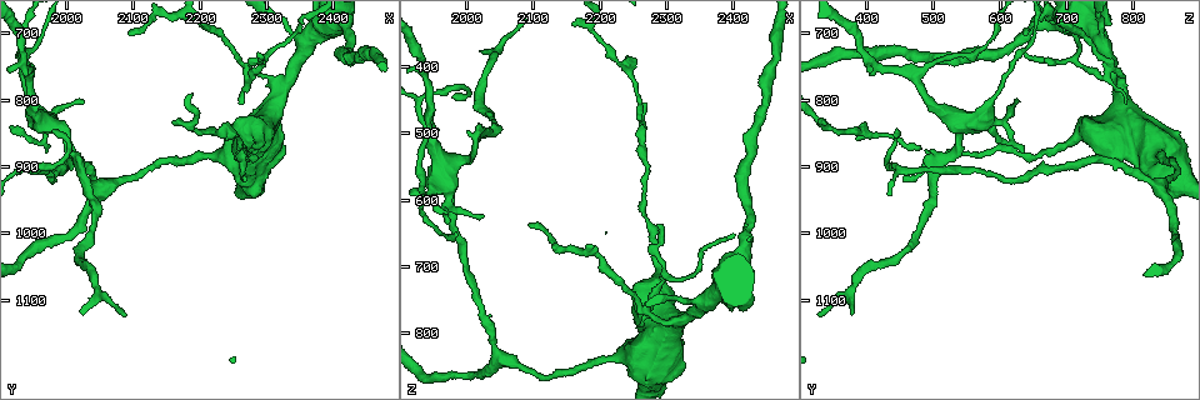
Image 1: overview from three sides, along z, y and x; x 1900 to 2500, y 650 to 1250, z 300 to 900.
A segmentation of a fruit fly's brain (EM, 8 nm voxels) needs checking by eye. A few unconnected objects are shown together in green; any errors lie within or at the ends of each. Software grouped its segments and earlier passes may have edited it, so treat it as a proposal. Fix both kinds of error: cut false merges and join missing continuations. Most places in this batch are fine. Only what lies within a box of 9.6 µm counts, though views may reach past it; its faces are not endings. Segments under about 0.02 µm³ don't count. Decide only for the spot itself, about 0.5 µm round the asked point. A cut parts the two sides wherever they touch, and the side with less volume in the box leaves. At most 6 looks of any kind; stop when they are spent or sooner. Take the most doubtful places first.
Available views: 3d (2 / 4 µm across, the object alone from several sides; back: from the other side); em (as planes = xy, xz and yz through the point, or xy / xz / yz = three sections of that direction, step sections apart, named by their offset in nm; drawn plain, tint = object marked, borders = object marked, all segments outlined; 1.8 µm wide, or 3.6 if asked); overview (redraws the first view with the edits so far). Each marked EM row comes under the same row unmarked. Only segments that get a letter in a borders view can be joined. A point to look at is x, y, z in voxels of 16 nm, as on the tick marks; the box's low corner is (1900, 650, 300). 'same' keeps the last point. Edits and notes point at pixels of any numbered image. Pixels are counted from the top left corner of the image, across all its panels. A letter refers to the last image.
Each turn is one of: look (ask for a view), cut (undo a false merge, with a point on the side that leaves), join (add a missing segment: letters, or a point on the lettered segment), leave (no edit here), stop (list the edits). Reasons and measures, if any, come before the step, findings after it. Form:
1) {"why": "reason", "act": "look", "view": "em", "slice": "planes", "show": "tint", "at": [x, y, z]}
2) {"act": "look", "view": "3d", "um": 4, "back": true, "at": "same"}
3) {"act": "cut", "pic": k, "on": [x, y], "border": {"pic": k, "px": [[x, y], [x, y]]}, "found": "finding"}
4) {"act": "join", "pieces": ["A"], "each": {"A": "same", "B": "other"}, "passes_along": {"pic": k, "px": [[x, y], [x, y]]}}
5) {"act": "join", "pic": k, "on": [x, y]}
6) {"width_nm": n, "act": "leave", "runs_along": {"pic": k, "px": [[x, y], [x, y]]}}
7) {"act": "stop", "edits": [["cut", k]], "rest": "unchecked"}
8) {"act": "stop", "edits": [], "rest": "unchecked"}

{"why": "two arms in line, one across", "act": "look", "view": "em", "slice": "yz", "step": 16, "show": "tint", "at": [2280, 755, 775]}

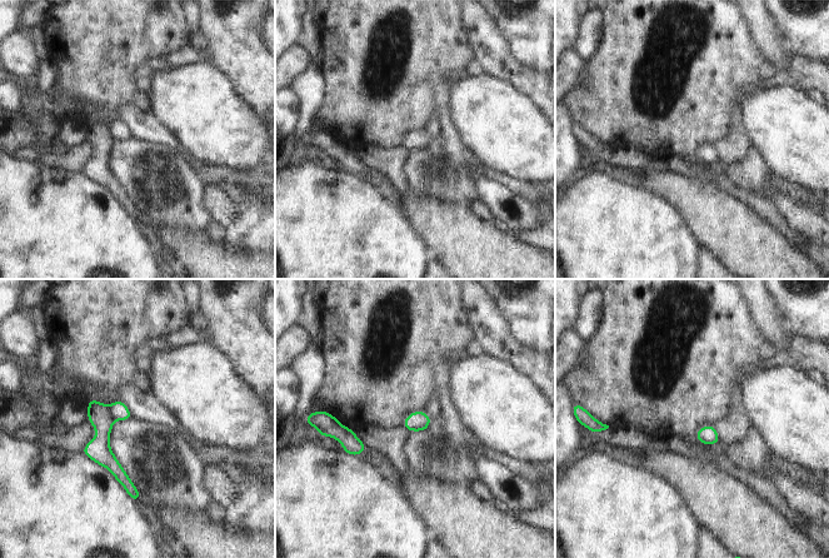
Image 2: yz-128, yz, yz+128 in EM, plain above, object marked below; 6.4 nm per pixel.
{"act": "look", "view": "em", "slice": "planes", "show": "borders", "at": "same"}

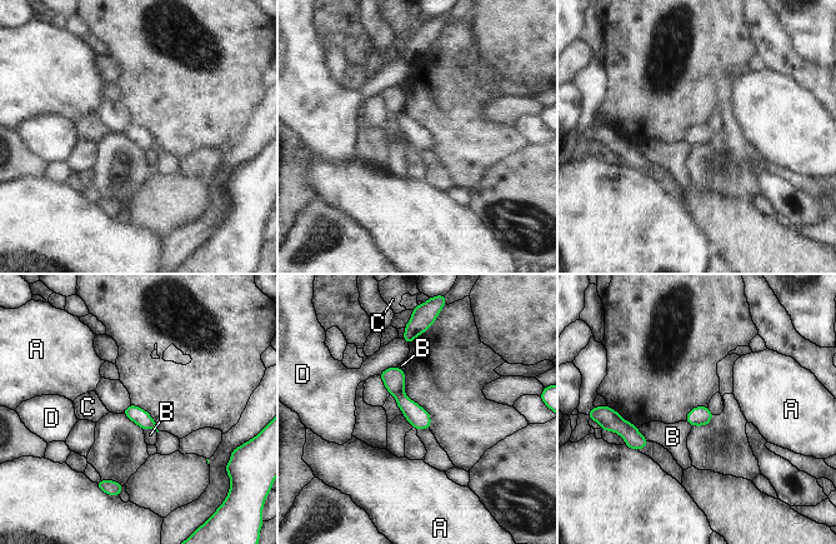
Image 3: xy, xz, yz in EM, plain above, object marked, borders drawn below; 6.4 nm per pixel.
{"act": "cut", "pic": 3, "on": [394, 379], "each": {"A": "other", "B": "other", "C": "other", "D": "other"}, "border": {"pic": 3, "px": [[403, 390], [391, 394]]}, "found": "a second neuron is stuck on"}

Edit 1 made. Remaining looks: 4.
{"act": "look", "view": "em", "slice": "xy", "step": 8, "show": "borders", "at": [1965, 880, 630]}

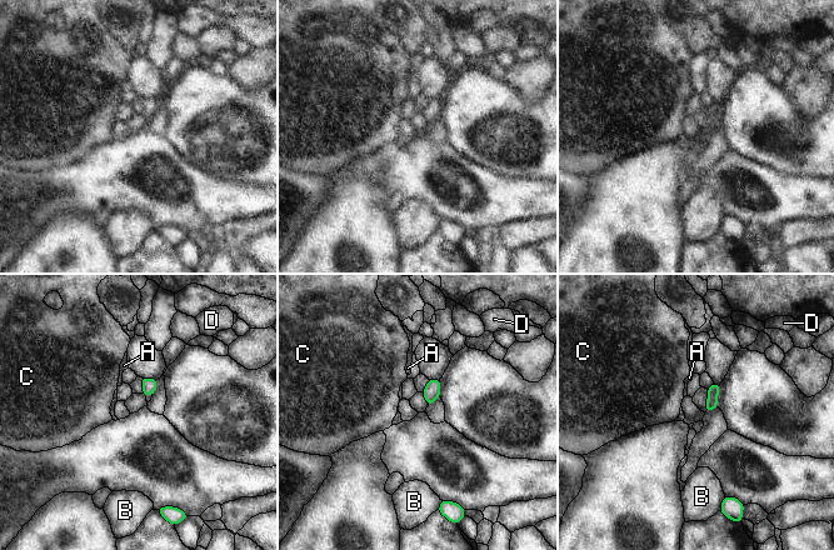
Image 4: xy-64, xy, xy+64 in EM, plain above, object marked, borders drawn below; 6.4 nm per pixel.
{"act": "look", "view": "em", "slice": "yz", "step": 4, "show": "borders", "at": "same"}

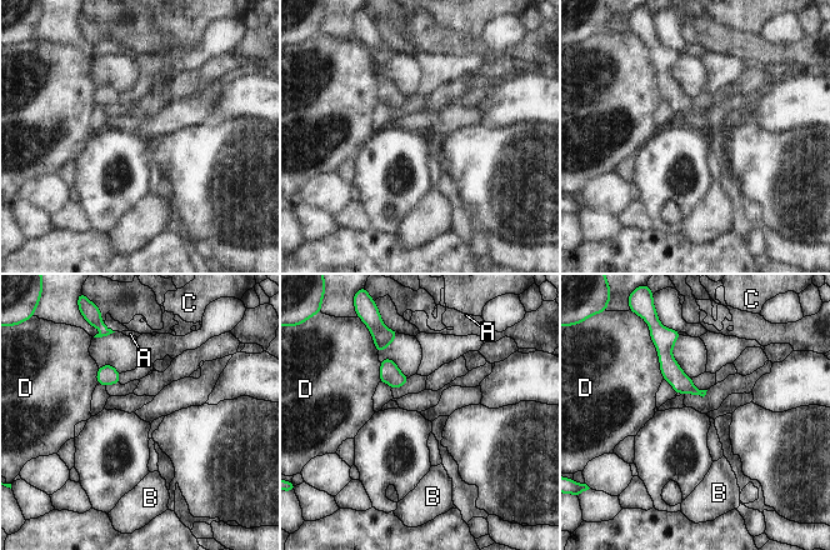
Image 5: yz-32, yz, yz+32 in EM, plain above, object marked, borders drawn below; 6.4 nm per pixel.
{"act": "leave", "each": {"A": "other", "B": "other", "C": "other", "D": "other"}, "runs_along": {"pic": 5, "px": [[660, 351], [669, 368], [695, 391]]}, "found": "none of them fits"}

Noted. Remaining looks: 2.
{"act": "stop", "edits": [["cut", 3]], "rest": "unchecked"}

